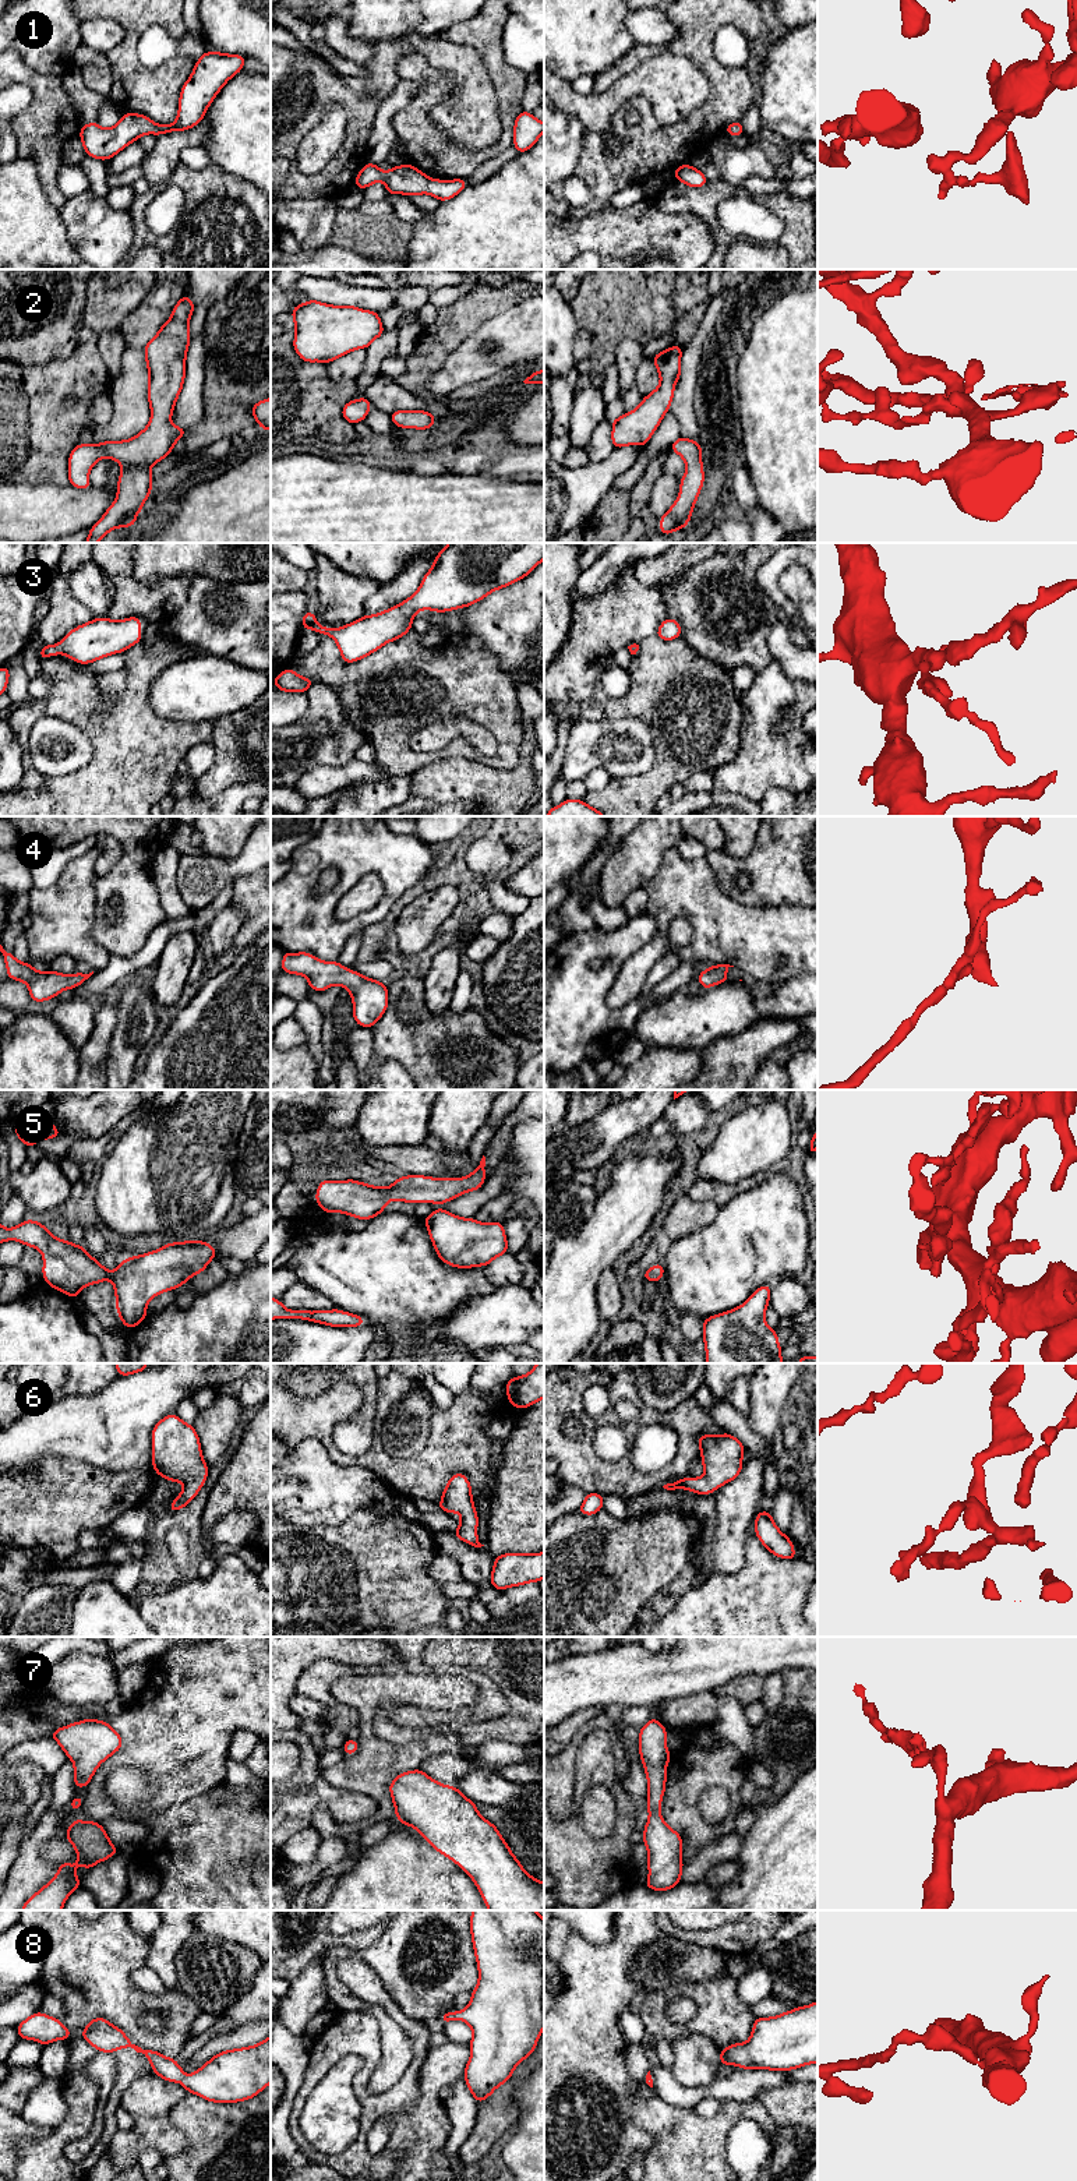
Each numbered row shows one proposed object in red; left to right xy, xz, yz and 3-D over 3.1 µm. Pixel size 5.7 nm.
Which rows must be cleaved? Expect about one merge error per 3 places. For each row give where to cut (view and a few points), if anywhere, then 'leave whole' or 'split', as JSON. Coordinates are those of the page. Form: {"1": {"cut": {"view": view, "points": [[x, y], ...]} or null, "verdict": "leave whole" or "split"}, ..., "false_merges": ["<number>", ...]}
{"1": {"cut": null, "verdict": "leave whole"}, "2": {"cut": null, "verdict": "leave whole"}, "3": {"cut": null, "verdict": "leave whole"}, "4": {"cut": null, "verdict": "leave whole"}, "5": {"cut": null, "verdict": "leave whole"}, "6": {"cut": null, "verdict": "leave whole"}, "7": {"cut": null, "verdict": "leave whole"}, "8": {"cut": null, "verdict": "leave whole"}, "false_merges": []}

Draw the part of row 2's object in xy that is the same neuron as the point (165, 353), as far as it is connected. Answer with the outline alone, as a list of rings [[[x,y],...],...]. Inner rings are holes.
[[[184,294],[172,310],[170,320],[144,346],[148,367],[151,420],[135,437],[102,444],[78,444],[68,456],[70,486],[91,486],[89,470],[103,458],[120,463],[117,495],[103,516],[91,527],[85,543],[98,543],[110,530],[135,525],[153,481],[151,467],[172,454],[173,445],[187,433],[170,419],[183,389],[186,357],[190,346],[188,322],[193,300]]]

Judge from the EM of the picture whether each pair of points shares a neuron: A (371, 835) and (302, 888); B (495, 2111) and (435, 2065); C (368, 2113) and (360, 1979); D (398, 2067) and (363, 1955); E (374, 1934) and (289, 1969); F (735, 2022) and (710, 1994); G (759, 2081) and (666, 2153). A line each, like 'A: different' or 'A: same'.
A: same
B: different
C: same
D: same
E: same
F: same
G: different

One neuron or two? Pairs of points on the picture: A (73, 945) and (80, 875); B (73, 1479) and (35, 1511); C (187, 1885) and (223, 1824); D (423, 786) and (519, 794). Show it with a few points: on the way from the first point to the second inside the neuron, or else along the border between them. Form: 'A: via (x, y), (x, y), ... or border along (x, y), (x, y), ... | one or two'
A: via (73, 928), (73, 892) | one
B: via (63, 1489), (45, 1507) | one
C: via (201, 1870), (204, 1863), (223, 1844), (223, 1839) | one
D: via (447, 786), (484, 786), (495, 793) | one

